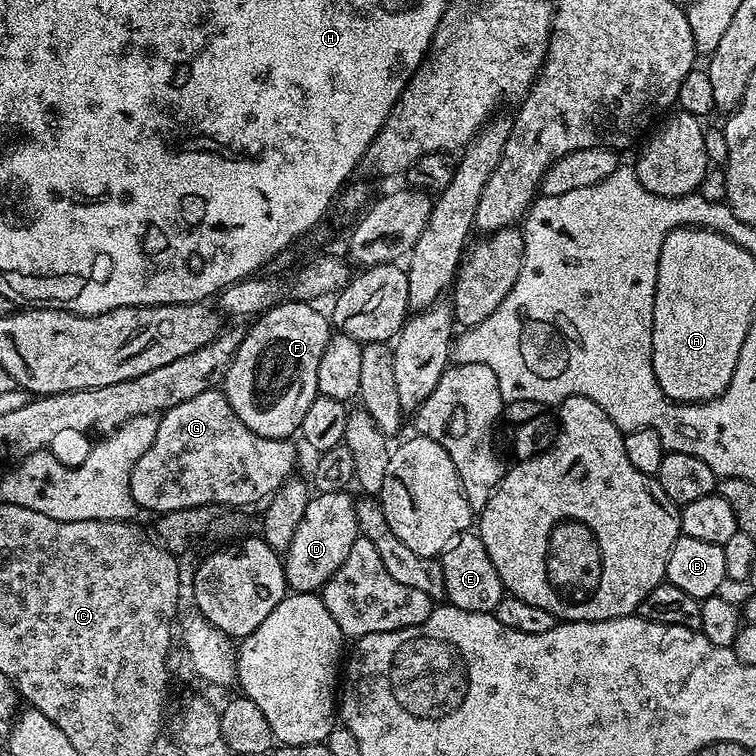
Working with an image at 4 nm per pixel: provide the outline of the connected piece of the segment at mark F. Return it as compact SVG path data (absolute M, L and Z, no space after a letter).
M288 300L275 304L266 312L260 313L251 321L252 329L245 331L244 338L222 381L222 391L234 414L254 434L262 434L266 438L287 440L295 437L300 431L302 418L306 418L306 410L310 410L310 402L318 395L318 366L322 362L322 354L328 345L330 320L311 303L302 300Z

